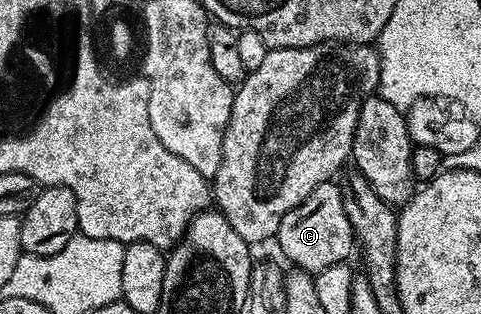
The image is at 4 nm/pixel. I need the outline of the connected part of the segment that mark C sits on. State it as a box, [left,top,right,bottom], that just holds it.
[275,180,355,275]

